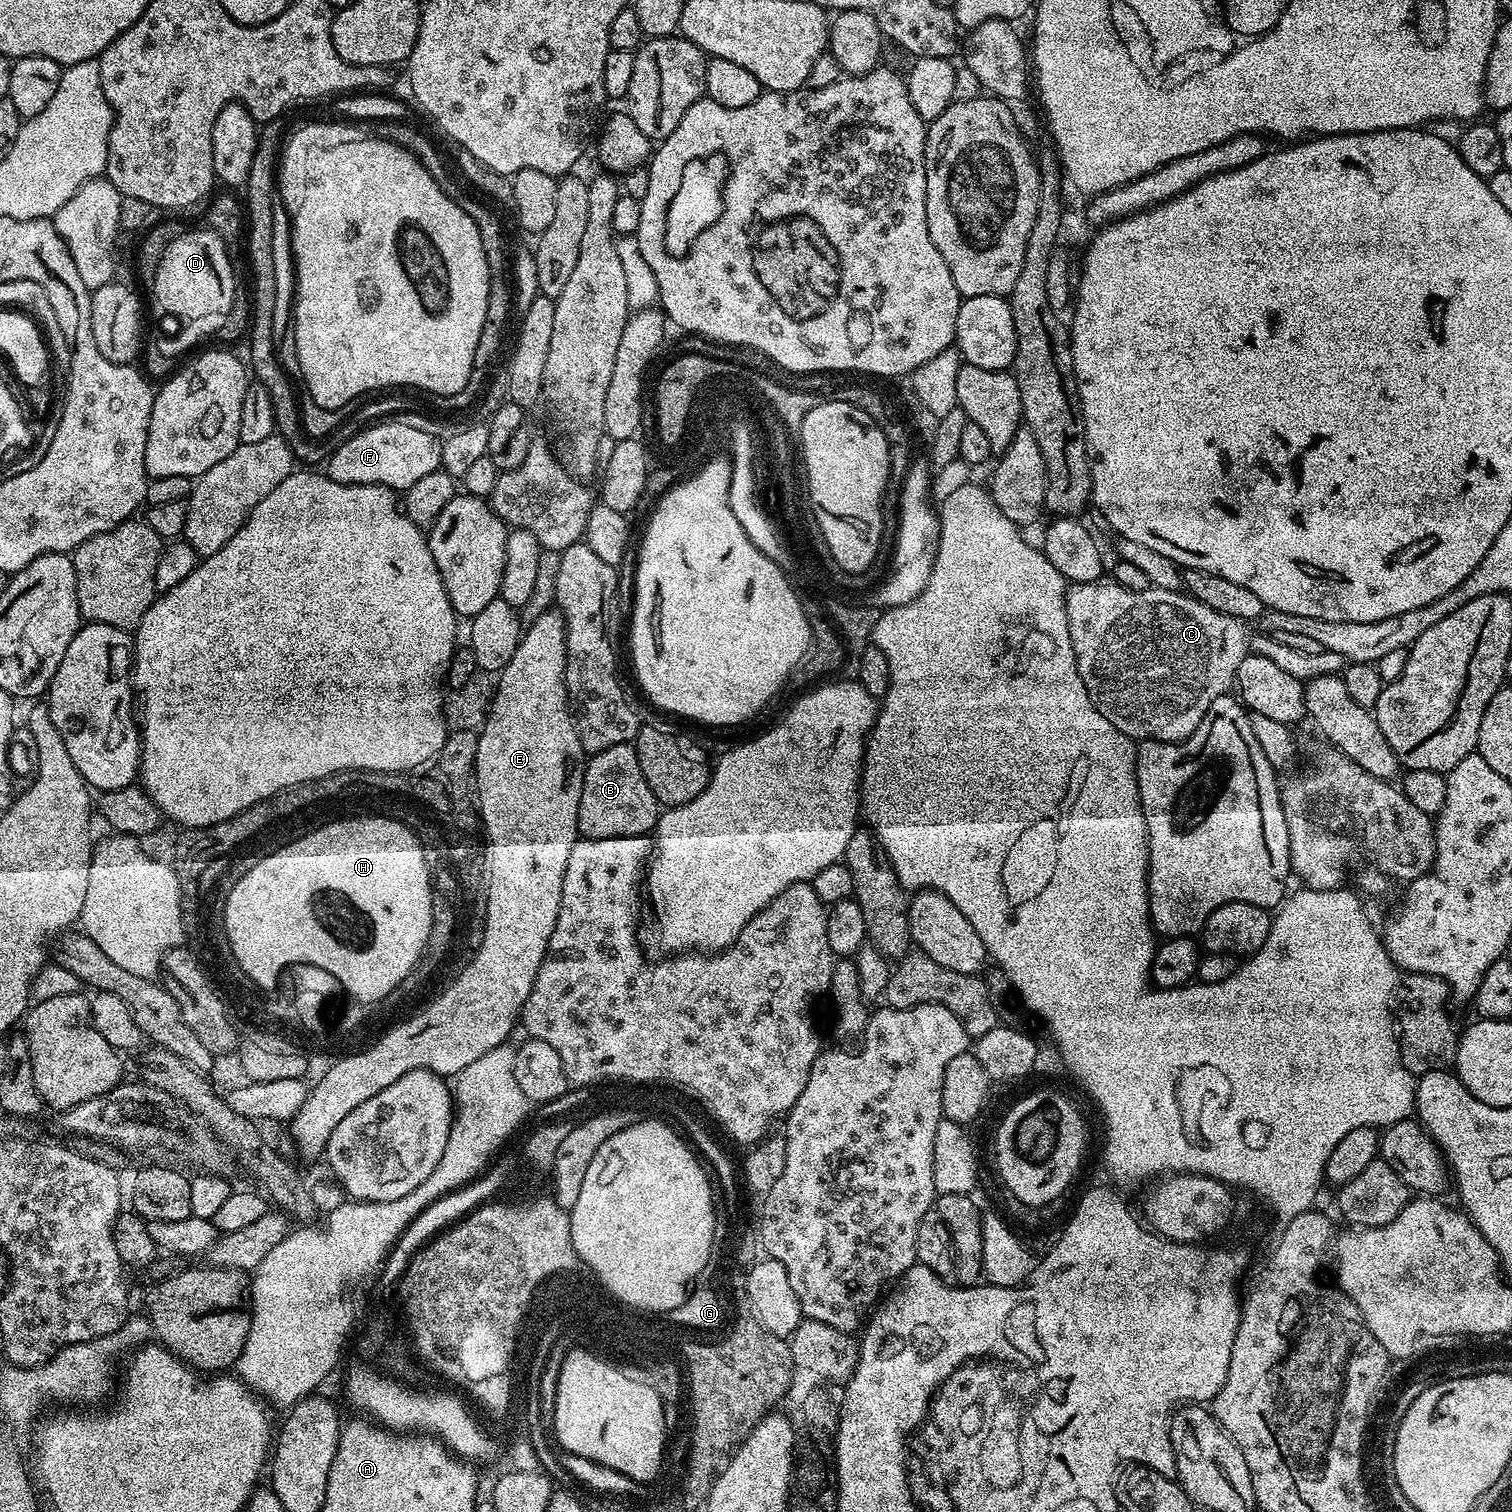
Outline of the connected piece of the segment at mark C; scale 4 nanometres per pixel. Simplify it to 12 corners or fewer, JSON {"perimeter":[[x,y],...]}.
{"perimeter":[[1066,591],[1094,706],[1186,739],[1235,685],[1245,621],[1183,591]]}

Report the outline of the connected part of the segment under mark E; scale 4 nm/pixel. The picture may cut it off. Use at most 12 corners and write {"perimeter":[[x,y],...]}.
{"perimeter":[[559,611],[478,732],[482,950],[336,1061],[290,1121],[320,1160],[403,1074],[505,1043],[548,952],[586,753]]}

